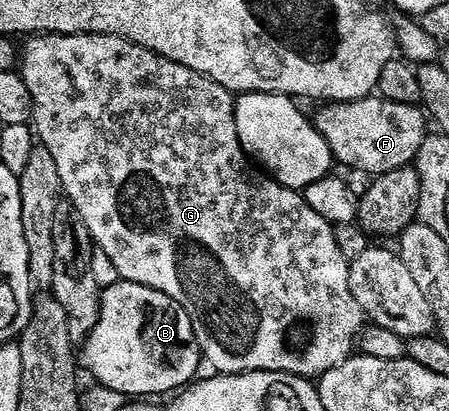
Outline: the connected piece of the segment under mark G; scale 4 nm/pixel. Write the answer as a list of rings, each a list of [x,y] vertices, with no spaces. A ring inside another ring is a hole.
[[[36,35],[28,38],[24,43],[27,44],[22,44],[21,47],[21,76],[25,85],[28,86],[29,93],[32,94],[32,105],[34,107],[33,130],[38,142],[45,149],[49,149],[49,154],[57,164],[57,173],[61,177],[61,185],[63,186],[62,194],[75,206],[77,213],[81,213],[81,217],[91,234],[91,242],[95,244],[98,250],[108,255],[109,261],[113,261],[113,265],[117,265],[120,280],[157,289],[173,301],[177,301],[177,305],[181,305],[181,309],[185,309],[185,313],[189,313],[189,321],[193,321],[193,333],[199,342],[202,358],[206,362],[208,359],[215,366],[214,370],[218,374],[244,375],[250,371],[280,371],[286,375],[302,375],[305,379],[314,380],[318,376],[329,373],[329,369],[337,369],[337,365],[341,365],[346,359],[350,359],[356,354],[357,340],[363,334],[365,326],[365,316],[361,305],[357,305],[355,290],[351,287],[351,265],[345,257],[345,253],[341,253],[341,245],[337,245],[335,227],[329,221],[325,221],[325,217],[320,217],[313,209],[309,209],[309,205],[304,201],[300,192],[281,186],[276,179],[272,179],[270,175],[264,173],[258,166],[253,165],[251,160],[247,158],[241,141],[237,137],[236,96],[232,92],[225,90],[221,85],[217,85],[217,81],[213,81],[201,73],[193,73],[193,69],[185,69],[185,65],[177,65],[177,61],[169,61],[141,45],[130,43],[129,40],[121,38],[120,35]]]

